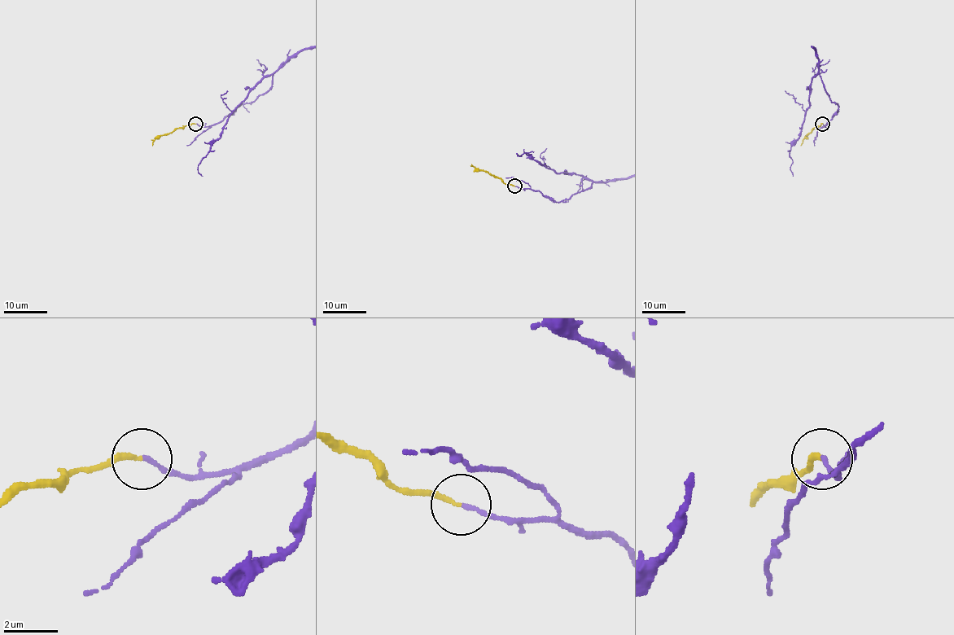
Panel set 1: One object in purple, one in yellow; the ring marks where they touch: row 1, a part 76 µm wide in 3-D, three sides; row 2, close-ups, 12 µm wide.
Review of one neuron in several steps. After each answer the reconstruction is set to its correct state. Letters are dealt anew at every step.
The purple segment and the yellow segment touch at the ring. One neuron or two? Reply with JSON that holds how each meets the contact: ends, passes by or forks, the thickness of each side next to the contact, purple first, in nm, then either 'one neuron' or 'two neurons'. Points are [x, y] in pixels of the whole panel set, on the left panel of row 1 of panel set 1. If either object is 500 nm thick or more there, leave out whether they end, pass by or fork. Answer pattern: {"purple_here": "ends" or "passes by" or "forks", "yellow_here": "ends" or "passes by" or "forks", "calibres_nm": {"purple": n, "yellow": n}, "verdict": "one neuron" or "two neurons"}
{"purple_here": "ends", "yellow_here": "ends", "calibres_nm": {"purple": 140, "yellow": 160}, "verdict": "two neurons"}

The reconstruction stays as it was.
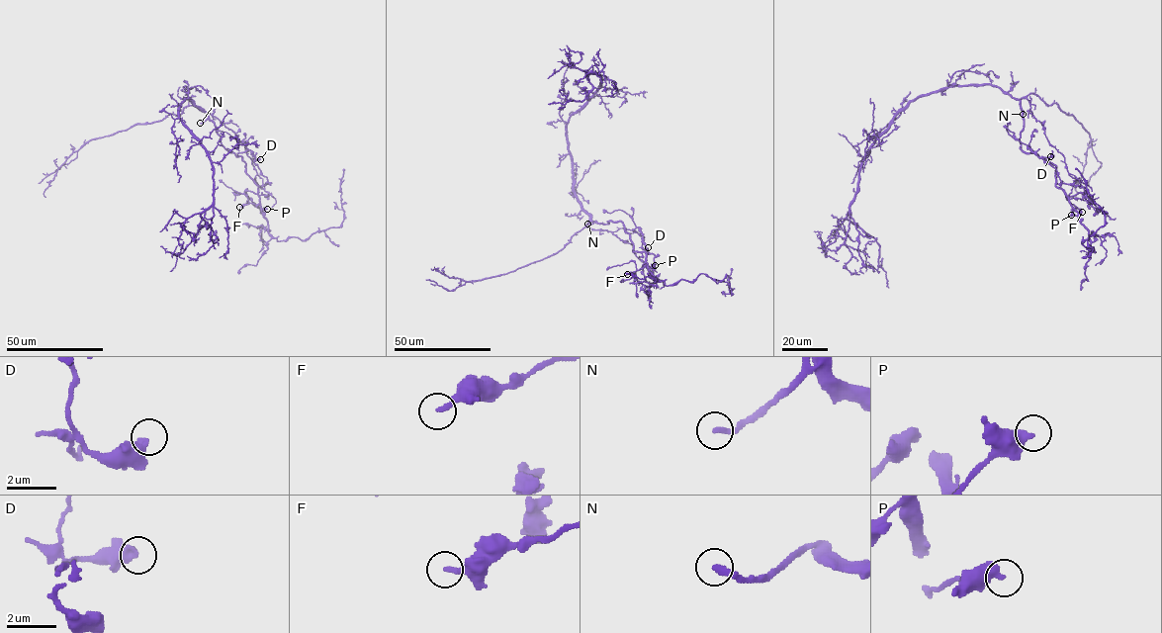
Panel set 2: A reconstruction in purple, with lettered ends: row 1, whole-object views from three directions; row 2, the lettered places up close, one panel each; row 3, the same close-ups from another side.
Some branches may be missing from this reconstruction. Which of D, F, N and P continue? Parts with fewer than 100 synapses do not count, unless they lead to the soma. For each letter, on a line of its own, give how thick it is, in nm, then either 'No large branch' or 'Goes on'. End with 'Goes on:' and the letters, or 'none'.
D: Thickness 480 nm. No large branch
F: Thickness 220 nm. No large branch
N: Thickness 260 nm. Goes on
P: Thickness 480 nm. No large branch
Goes on: N

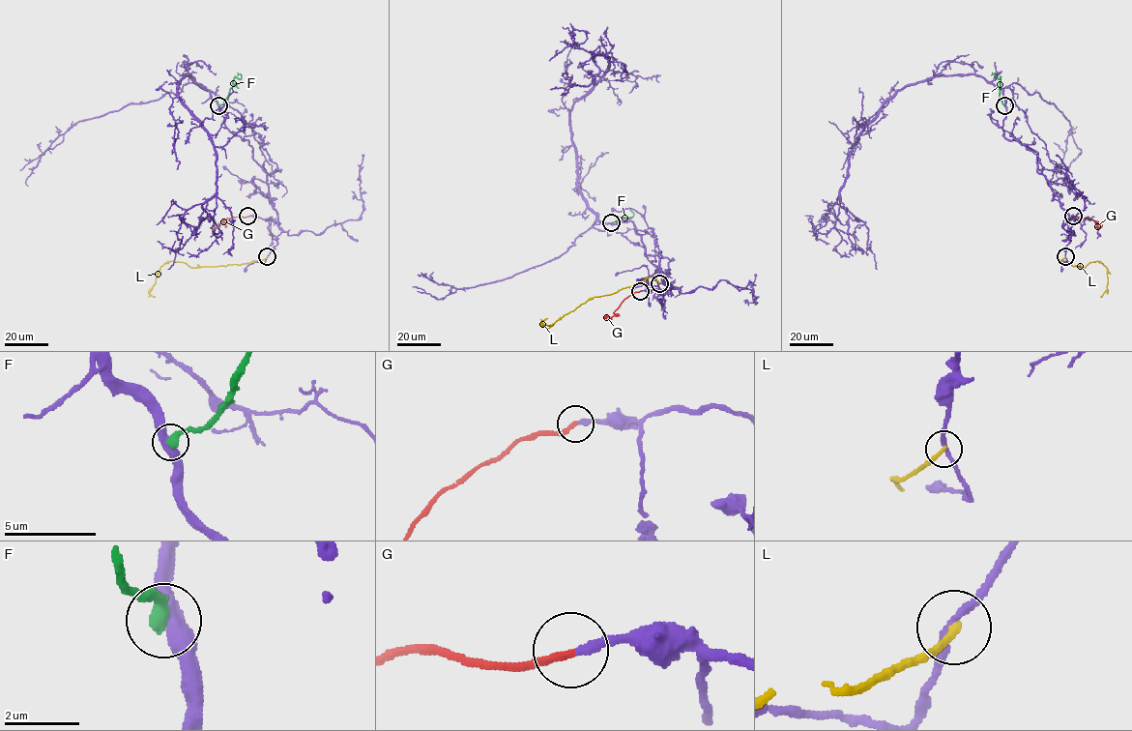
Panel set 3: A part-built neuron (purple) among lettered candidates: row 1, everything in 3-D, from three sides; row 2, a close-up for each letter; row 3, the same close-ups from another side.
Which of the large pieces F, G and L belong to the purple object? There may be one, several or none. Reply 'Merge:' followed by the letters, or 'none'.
Merge: G

